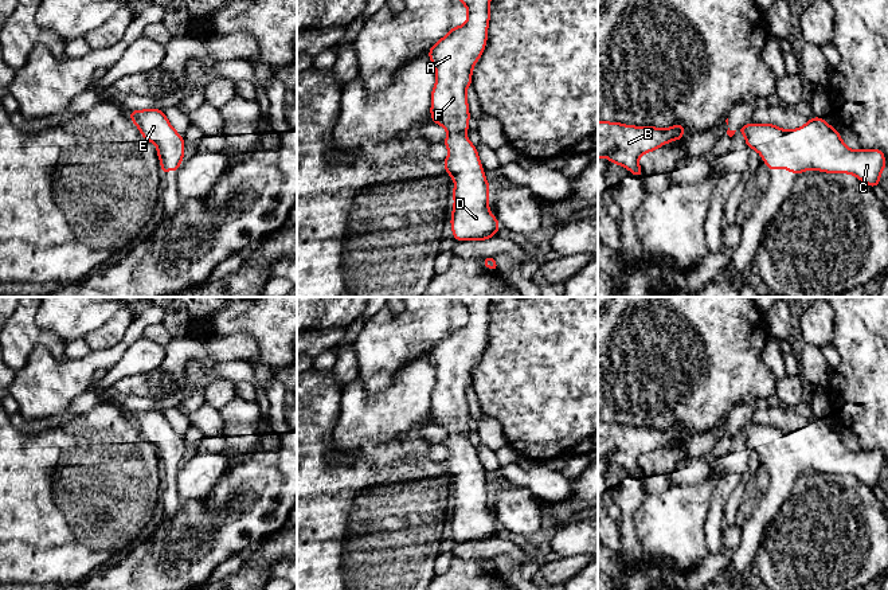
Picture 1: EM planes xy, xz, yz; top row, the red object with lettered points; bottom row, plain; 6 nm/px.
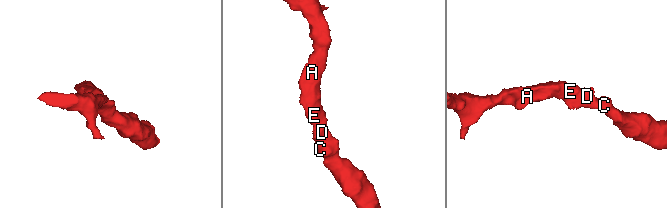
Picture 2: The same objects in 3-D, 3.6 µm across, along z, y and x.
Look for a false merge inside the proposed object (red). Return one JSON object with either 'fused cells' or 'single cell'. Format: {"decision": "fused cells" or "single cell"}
{"decision": "single cell"}

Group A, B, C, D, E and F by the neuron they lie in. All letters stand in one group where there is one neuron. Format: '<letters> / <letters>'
A B C D E F

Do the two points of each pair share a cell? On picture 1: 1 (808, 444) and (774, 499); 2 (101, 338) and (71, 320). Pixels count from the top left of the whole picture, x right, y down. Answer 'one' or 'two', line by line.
1: one
2: two

